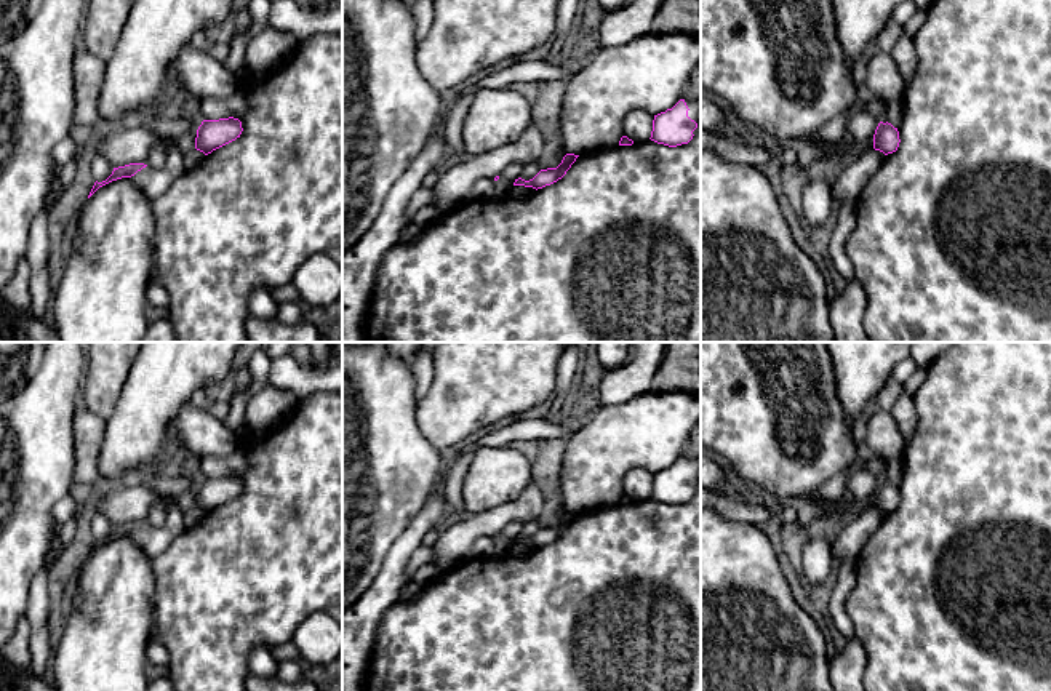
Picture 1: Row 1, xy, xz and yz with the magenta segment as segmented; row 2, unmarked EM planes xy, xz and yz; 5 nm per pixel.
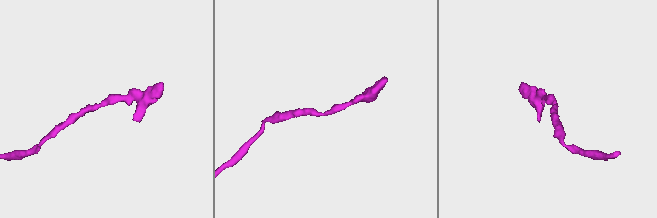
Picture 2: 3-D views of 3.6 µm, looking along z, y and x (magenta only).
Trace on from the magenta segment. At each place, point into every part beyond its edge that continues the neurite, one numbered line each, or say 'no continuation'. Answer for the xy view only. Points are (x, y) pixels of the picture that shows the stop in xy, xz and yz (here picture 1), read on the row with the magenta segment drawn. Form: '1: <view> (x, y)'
no continuation

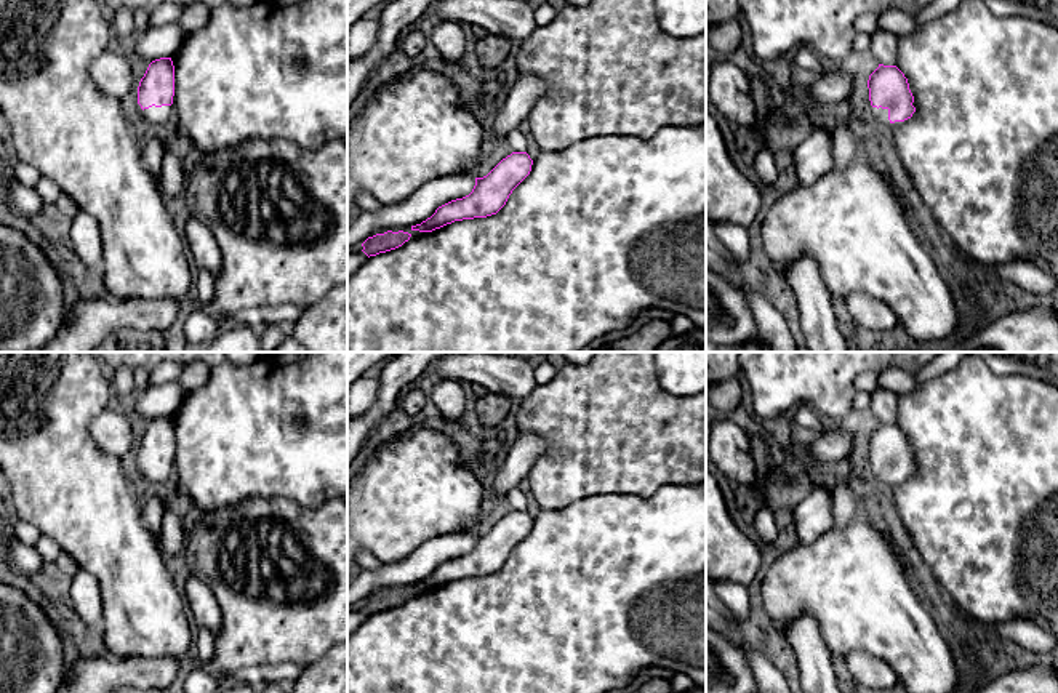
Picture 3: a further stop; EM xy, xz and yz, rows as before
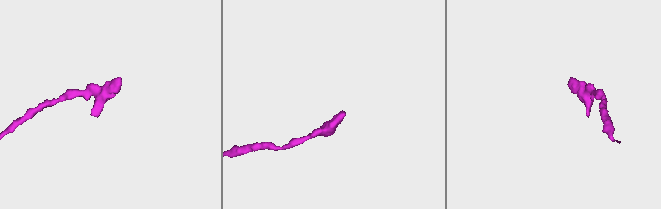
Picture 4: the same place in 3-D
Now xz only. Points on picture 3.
no continuation

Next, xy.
no continuation

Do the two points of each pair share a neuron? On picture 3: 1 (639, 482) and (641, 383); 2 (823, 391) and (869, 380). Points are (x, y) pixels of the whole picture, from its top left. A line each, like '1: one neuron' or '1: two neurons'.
1: one neuron
2: two neurons

